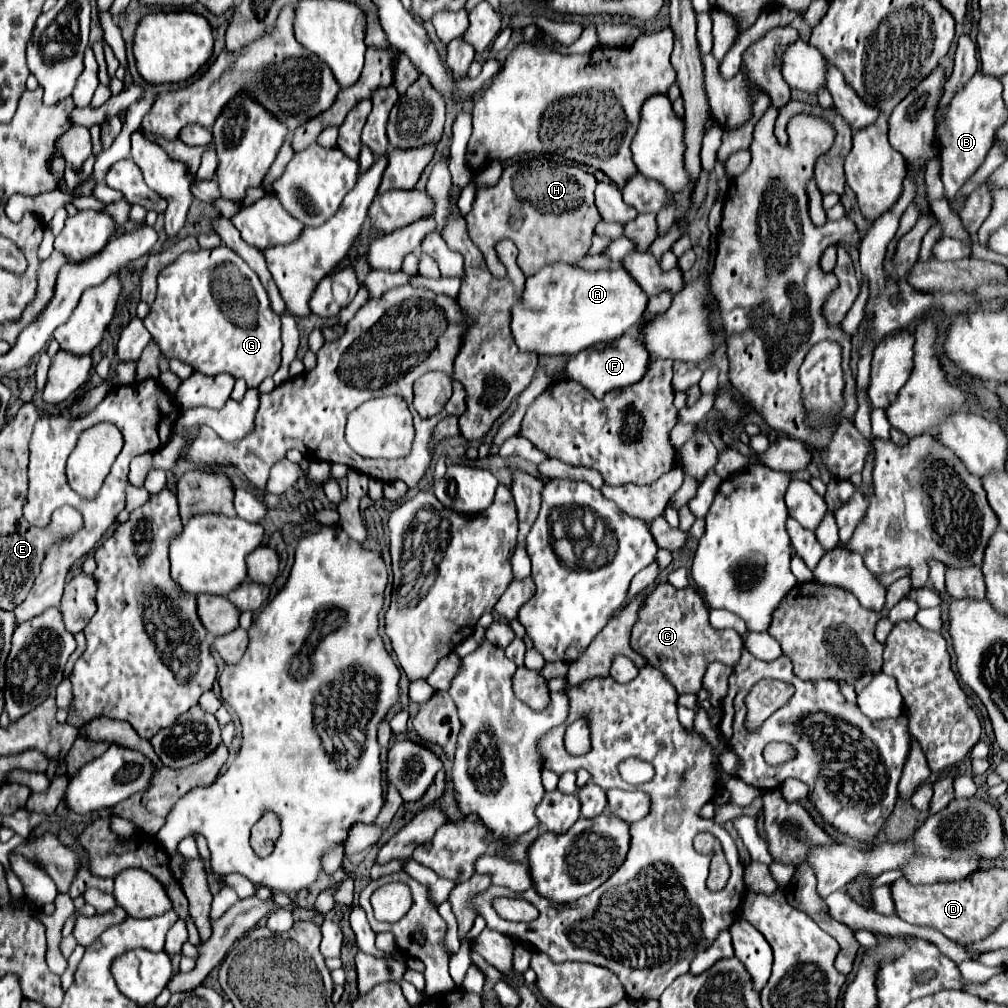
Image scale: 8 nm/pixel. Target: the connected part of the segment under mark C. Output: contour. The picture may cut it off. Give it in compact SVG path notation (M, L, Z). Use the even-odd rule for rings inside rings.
M671 583L659 585L647 595L639 621L631 633L631 647L653 665L659 667L665 677L675 685L677 693L699 693L701 679L711 661L727 661L735 667L743 653L743 639L733 629L717 631L709 625L709 609L701 595L693 589L675 589Z

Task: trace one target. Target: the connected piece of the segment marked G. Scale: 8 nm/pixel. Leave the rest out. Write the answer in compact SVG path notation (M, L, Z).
M225 245L209 251L183 253L175 263L167 265L157 277L157 297L143 323L165 359L179 359L205 375L229 373L235 379L243 377L247 387L259 387L259 383L265 377L271 377L281 363L281 321L271 313L267 291L259 277L247 269L247 263Z

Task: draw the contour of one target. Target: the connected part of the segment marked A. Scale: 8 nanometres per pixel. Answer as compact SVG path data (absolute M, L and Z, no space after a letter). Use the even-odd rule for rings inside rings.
M555 261L527 279L519 305L511 309L511 333L519 349L537 355L575 355L599 343L611 343L639 323L647 295L621 267L587 271Z

